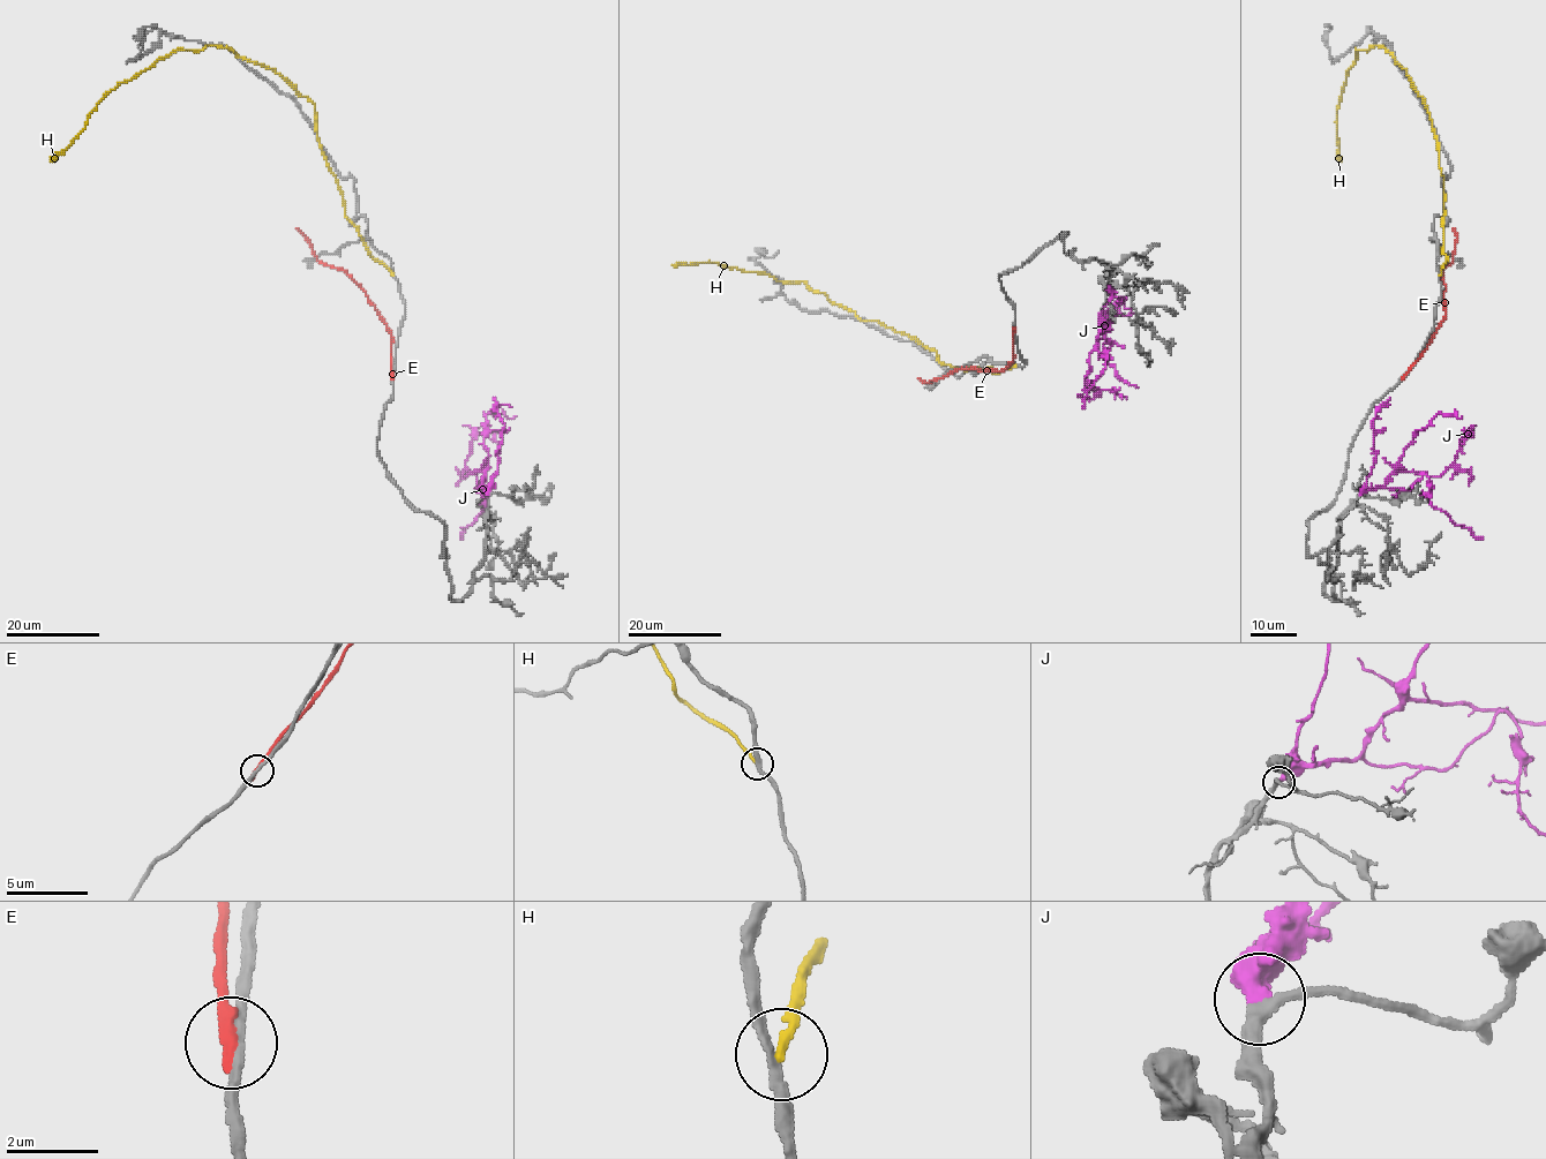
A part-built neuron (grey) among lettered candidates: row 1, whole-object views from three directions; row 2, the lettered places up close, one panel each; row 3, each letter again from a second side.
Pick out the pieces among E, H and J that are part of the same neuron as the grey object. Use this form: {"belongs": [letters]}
{"belongs": ["J"]}

